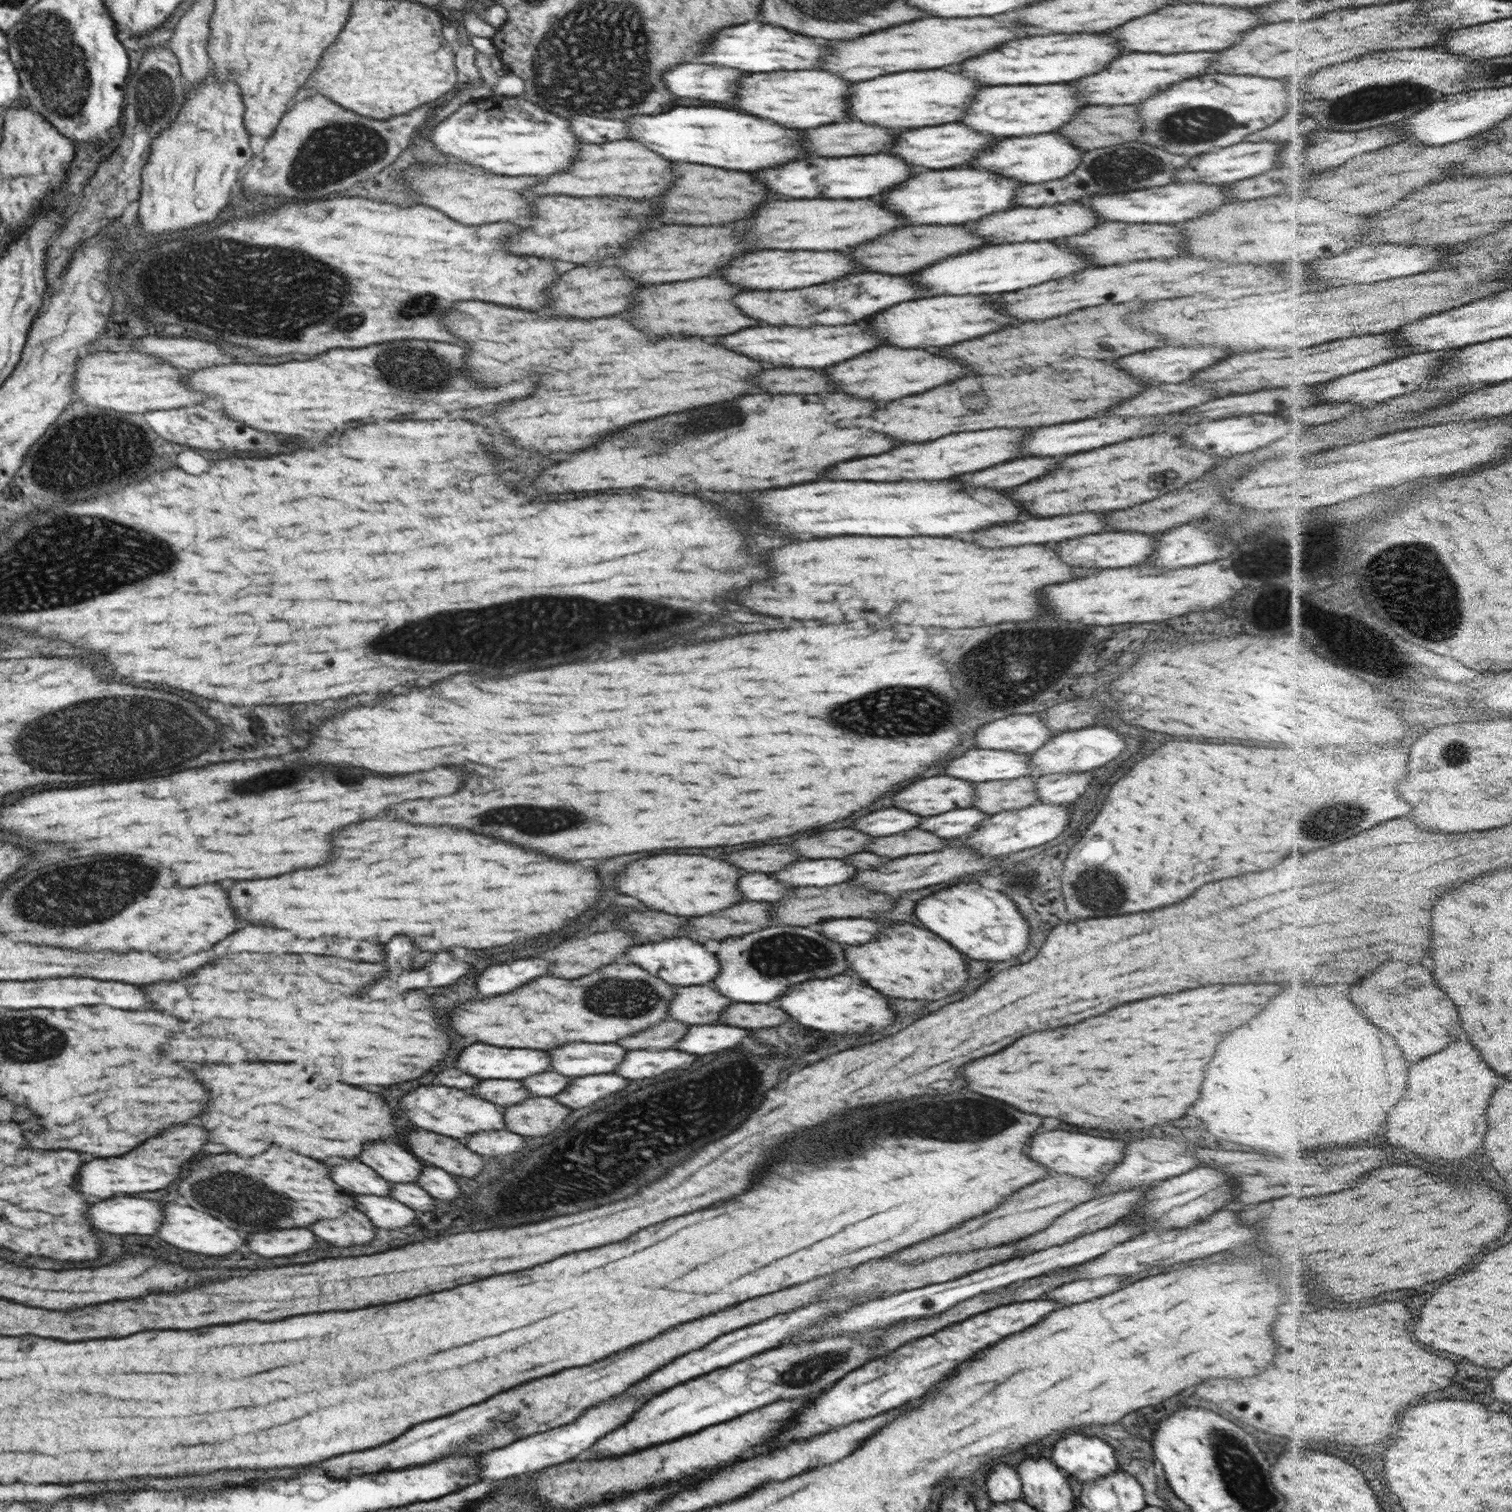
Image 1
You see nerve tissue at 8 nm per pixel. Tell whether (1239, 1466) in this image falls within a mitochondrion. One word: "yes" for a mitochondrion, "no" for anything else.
yes

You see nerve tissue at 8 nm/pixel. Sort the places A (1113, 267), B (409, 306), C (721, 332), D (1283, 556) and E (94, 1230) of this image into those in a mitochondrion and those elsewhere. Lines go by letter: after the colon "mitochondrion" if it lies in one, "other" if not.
A: other
B: mitochondrion
C: other
D: mitochondrion
E: other

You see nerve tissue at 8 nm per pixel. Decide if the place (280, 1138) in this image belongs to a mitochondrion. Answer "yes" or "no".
no

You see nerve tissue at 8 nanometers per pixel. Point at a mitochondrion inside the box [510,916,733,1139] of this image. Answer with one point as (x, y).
(608, 997)

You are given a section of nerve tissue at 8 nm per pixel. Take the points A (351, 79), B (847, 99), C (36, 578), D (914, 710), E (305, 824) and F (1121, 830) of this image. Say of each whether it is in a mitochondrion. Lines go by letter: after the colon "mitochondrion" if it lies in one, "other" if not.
A: other
B: other
C: mitochondrion
D: mitochondrion
E: other
F: other

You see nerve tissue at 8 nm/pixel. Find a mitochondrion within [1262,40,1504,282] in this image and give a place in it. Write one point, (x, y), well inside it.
(1368, 103)

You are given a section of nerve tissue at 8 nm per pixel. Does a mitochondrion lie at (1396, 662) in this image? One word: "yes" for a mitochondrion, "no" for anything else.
no

